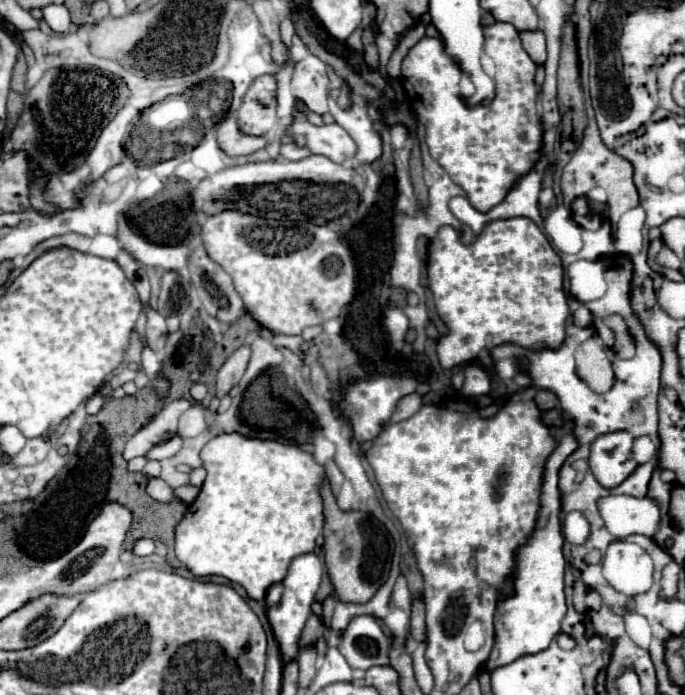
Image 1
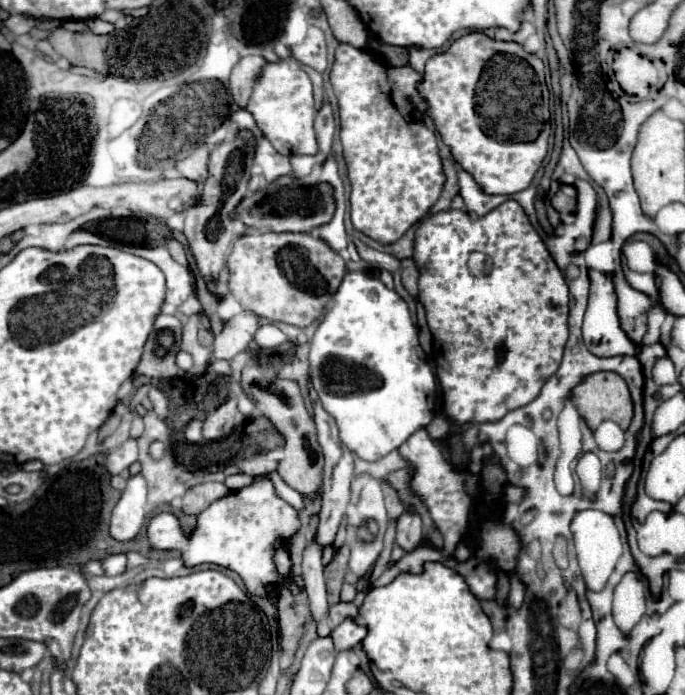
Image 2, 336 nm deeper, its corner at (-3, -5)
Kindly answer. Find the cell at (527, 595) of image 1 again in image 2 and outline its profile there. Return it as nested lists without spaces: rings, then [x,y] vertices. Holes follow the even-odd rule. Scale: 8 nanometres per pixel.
[[[511,577],[511,593],[509,593],[509,603],[513,607],[519,607],[523,603],[523,597],[525,597],[525,585],[517,579],[517,577]]]

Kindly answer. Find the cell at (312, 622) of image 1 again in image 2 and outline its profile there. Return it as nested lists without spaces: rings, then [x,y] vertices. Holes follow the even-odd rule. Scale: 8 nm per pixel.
[[[343,545],[341,549],[335,551],[331,563],[325,565],[325,569],[323,569],[325,583],[327,583],[329,605],[335,605],[339,601],[339,591],[341,591],[341,585],[343,585],[343,575],[345,575],[345,569],[347,569],[347,561],[349,561],[349,547]]]

